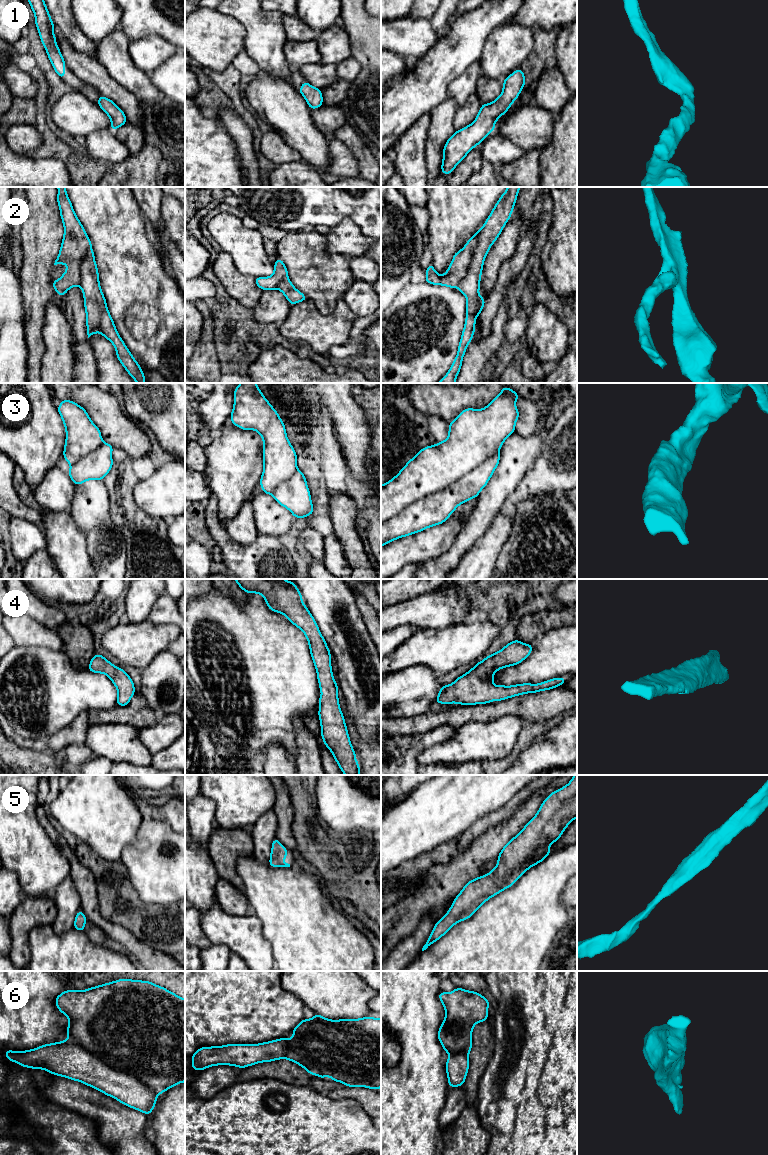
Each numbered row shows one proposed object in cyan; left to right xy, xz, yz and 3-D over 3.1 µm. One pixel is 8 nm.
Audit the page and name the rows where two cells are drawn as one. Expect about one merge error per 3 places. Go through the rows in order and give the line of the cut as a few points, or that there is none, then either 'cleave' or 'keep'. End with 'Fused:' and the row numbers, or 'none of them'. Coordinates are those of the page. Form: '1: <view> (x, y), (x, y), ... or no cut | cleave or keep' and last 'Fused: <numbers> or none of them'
1: no cut | keep
2: no cut | keep
3: no cut | keep
4: no cut | keep
5: no cut | keep
6: no cut | keep
Fused: none of them

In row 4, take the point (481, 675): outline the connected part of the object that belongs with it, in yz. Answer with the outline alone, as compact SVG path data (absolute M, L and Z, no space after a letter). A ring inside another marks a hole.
M519 640L506 644L502 650L477 662L472 669L458 677L452 684L442 686L435 703L457 703L468 706L485 704L526 693L550 690L567 681L565 678L557 677L539 684L494 685L493 677L497 670L521 663L532 650L531 643L524 644Z

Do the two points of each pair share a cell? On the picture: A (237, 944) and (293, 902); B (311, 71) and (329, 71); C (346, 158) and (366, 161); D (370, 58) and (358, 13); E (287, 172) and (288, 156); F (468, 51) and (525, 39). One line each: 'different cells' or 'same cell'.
A: different cells
B: same cell
C: different cells
D: same cell
E: different cells
F: different cells

